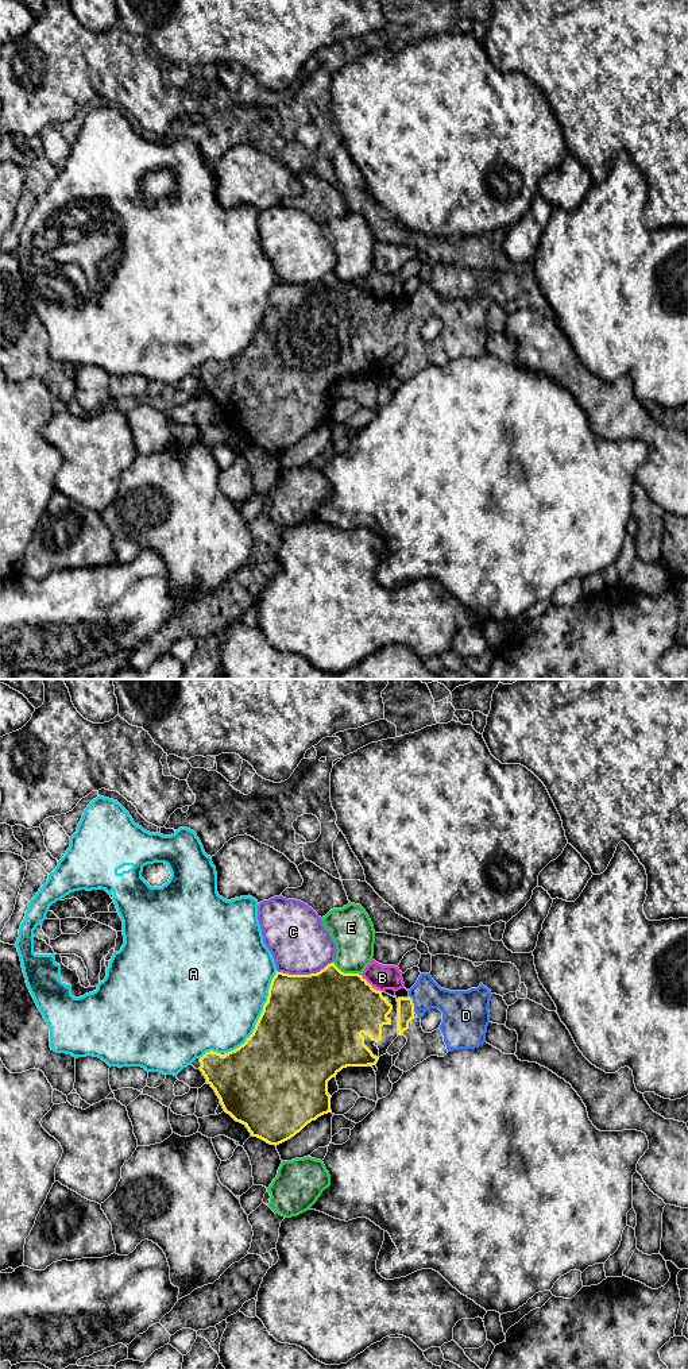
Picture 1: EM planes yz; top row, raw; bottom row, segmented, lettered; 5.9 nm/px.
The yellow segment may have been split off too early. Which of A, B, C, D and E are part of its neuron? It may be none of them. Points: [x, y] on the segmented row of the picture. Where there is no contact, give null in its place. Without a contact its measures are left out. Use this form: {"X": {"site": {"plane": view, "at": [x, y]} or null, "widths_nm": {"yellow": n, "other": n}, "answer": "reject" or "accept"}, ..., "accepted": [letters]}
{"A": {"site": {"plane": "yz", "at": [261, 1015]}, "widths_nm": {"yellow": 500, "other": 480}, "answer": "reject"}, "B": {"site": {"plane": "yz", "at": [366, 980]}, "widths_nm": {"yellow": 440, "other": 150}, "answer": "reject"}, "C": {"site": {"plane": "yz", "at": [304, 975]}, "widths_nm": {"yellow": 500, "other": 360}, "answer": "reject"}, "D": {"site": {"plane": "yz", "at": [413, 1005]}, "widths_nm": {"yellow": 100, "other": 180}, "answer": "accept"}, "E": {"site": {"plane": "yz", "at": [347, 974]}, "widths_nm": {"yellow": 480, "other": 240}, "answer": "reject"}, "accepted": ["D"]}

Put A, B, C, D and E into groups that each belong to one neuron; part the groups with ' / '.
A / B / C / D / E

